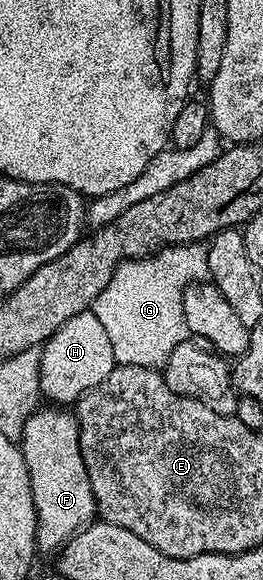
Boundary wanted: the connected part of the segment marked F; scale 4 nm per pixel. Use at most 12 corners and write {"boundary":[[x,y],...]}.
{"boundary":[[39,407],[21,448],[40,554],[96,520],[79,423]]}

